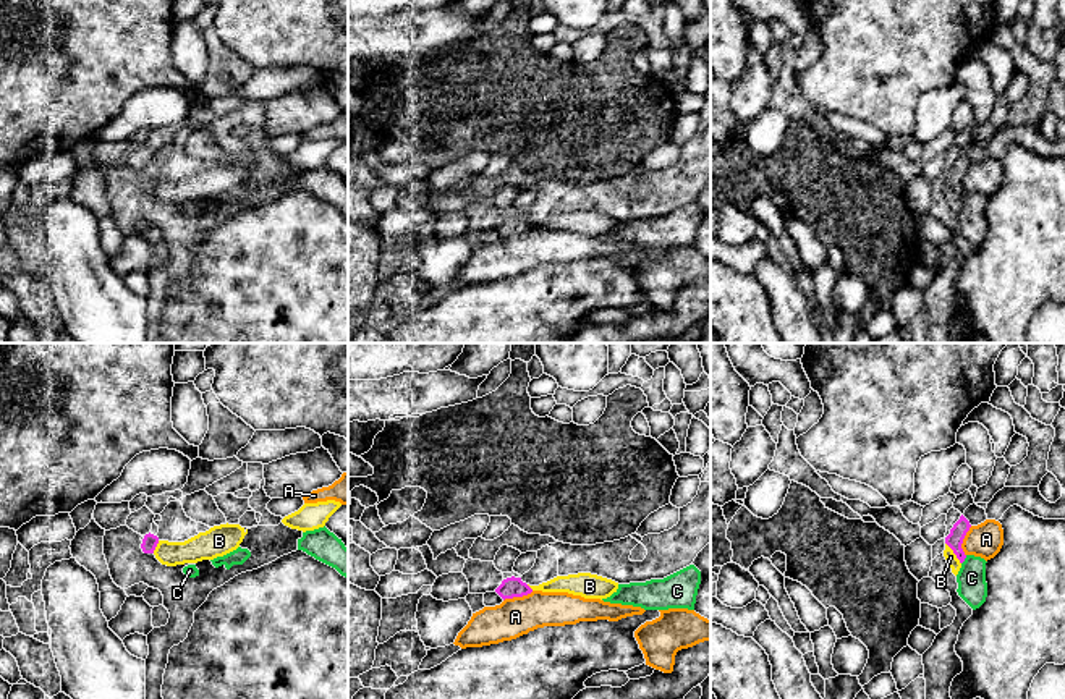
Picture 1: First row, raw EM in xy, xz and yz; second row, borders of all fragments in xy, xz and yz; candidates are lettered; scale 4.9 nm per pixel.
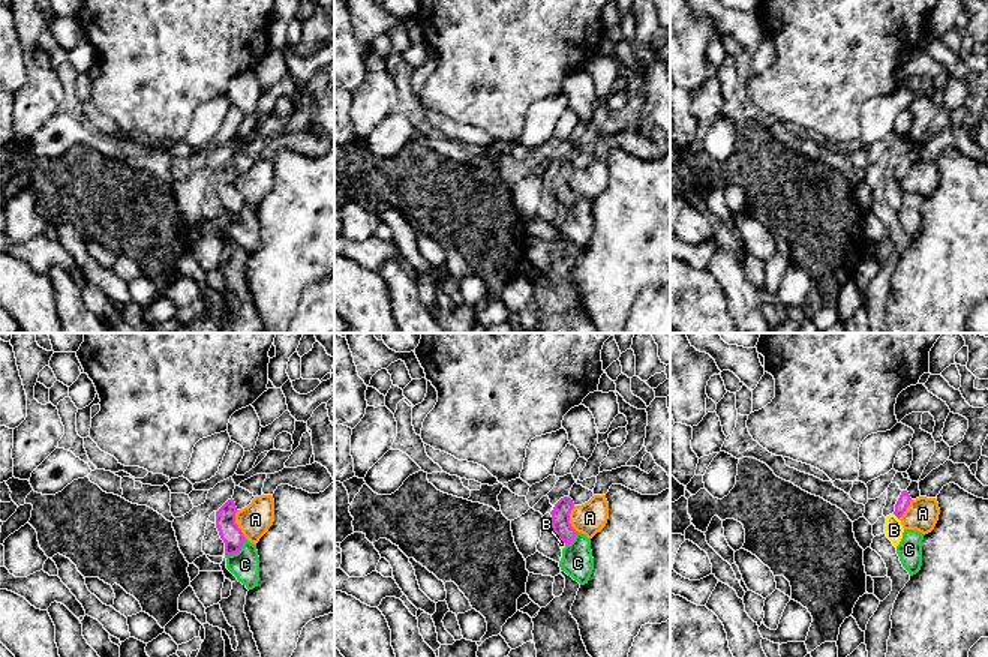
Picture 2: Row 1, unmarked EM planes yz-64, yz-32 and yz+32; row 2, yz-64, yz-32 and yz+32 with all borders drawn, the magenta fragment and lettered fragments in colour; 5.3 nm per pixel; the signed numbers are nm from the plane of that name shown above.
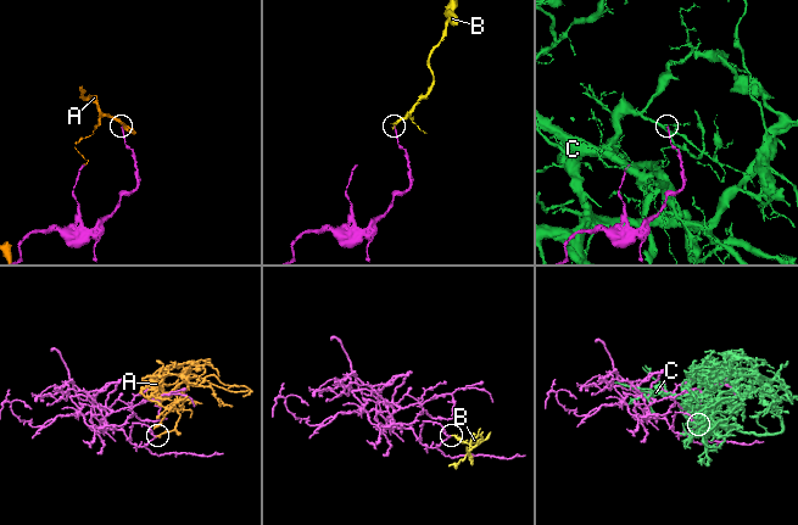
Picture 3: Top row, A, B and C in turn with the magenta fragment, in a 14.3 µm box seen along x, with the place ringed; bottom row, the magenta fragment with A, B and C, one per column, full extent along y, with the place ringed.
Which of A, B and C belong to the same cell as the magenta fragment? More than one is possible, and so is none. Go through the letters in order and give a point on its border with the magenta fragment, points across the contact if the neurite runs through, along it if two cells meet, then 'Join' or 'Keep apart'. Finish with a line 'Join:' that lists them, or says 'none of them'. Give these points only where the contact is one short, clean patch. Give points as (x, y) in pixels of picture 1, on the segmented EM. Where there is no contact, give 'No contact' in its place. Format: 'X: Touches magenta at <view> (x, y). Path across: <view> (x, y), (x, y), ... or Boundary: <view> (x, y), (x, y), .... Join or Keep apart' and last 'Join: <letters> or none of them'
A: Touches magenta at xz (518, 596). Boundary: xz (533, 591), (504, 601). Keep apart
B: Touches magenta at yz (954, 552). Boundary: yz (946, 542), (960, 563). Keep apart
C: Touches magenta at yz (963, 560). Keep apart
Join: none of them

